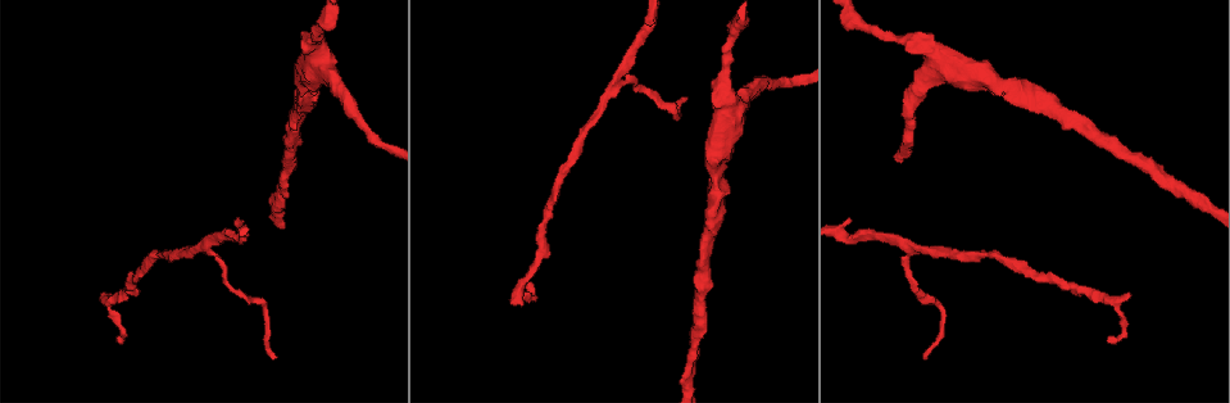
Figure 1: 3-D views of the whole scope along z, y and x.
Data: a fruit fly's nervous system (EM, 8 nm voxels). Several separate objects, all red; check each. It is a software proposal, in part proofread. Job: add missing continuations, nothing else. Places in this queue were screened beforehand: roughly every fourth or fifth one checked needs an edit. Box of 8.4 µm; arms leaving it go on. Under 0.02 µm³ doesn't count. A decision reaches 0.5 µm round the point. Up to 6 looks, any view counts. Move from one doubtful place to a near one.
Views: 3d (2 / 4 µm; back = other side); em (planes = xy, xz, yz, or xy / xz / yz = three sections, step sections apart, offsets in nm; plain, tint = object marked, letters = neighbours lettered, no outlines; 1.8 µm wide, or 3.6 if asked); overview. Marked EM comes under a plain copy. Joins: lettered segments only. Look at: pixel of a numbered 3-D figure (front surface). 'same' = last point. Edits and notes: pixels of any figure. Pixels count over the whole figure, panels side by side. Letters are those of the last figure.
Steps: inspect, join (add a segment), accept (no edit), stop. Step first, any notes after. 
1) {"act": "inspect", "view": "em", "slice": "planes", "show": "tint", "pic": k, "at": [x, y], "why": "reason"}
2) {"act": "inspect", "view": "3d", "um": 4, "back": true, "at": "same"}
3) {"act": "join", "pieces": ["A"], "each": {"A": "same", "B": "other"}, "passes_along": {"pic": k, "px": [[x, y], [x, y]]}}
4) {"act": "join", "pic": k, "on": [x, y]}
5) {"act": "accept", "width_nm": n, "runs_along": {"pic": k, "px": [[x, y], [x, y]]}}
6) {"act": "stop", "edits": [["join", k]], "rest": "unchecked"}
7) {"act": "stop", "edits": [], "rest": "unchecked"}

{"act": "inspect", "view": "em", "slice": "planes", "show": "letters", "pic": 1, "at": [685, 100], "why": "tapers out"}

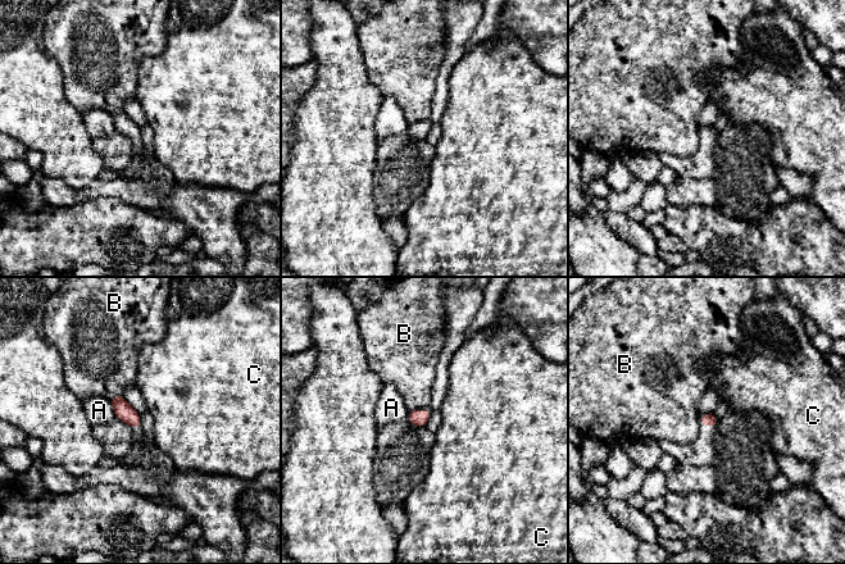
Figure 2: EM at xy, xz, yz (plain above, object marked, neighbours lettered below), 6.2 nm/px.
{"act": "accept", "each": {"A": "other", "B": "other", "C": "other"}, "border": {"pic": 2, "px": [[426, 408], [409, 412]]}, "found": "no lettered segment goes on from it"}

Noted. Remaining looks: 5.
{"act": "inspect", "view": "em", "slice": "xy", "step": 16, "show": "tint", "pic": 1, "at": [1108, 338], "why": "branch stops here"}

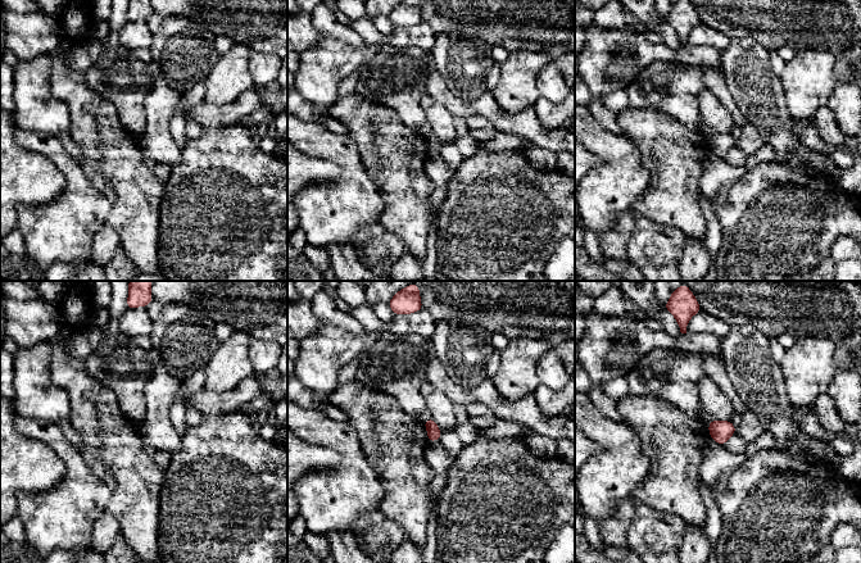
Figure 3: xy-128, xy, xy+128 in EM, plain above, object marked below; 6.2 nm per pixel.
{"act": "inspect", "view": "em", "slice": "yz", "step": 8, "show": "letters", "at": "same"}

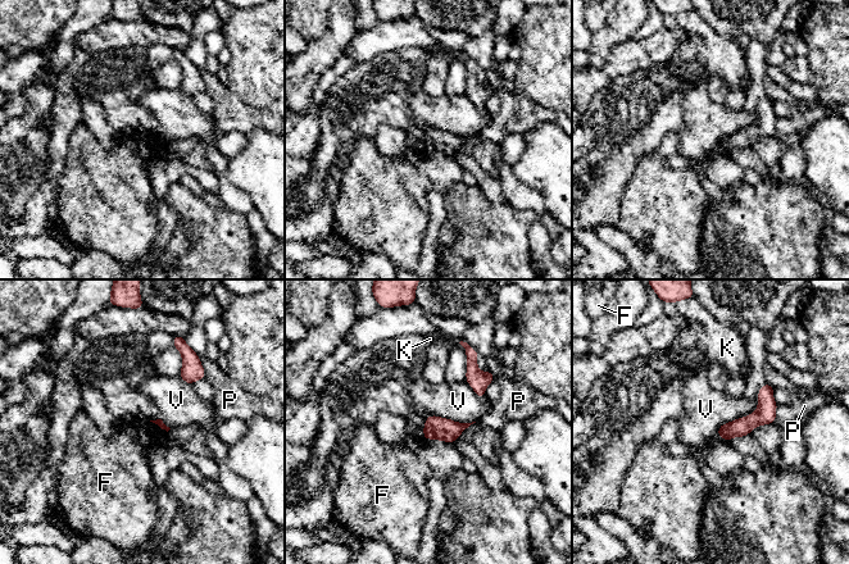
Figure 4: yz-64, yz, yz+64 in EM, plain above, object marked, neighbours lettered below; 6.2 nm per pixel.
{"act": "accept", "longest_contact_nm": ["V", 340], "each": {"F": "other", "K": "other", "P": "other", "V": "other"}, "runs_along": {"pic": 4, "px": [[770, 390], [750, 422], [721, 431]]}, "found": "none of them fits"}

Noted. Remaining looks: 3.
{"act": "inspect", "view": "em", "slice": "xz", "step": 4, "show": "letters", "pic": 1, "at": [236, 217]}

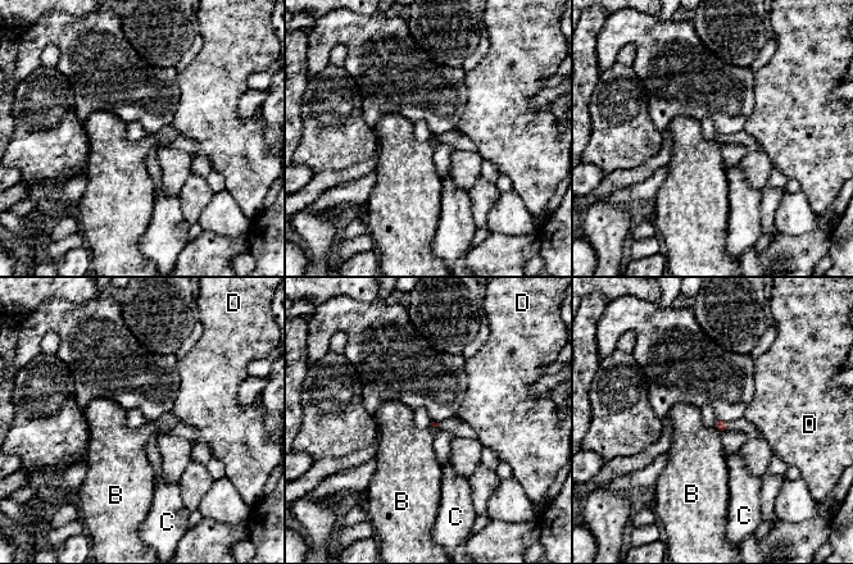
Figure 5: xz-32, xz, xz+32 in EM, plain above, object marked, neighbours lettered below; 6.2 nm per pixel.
{"act": "inspect", "view": "em", "slice": "planes", "show": "letters", "at": "same"}

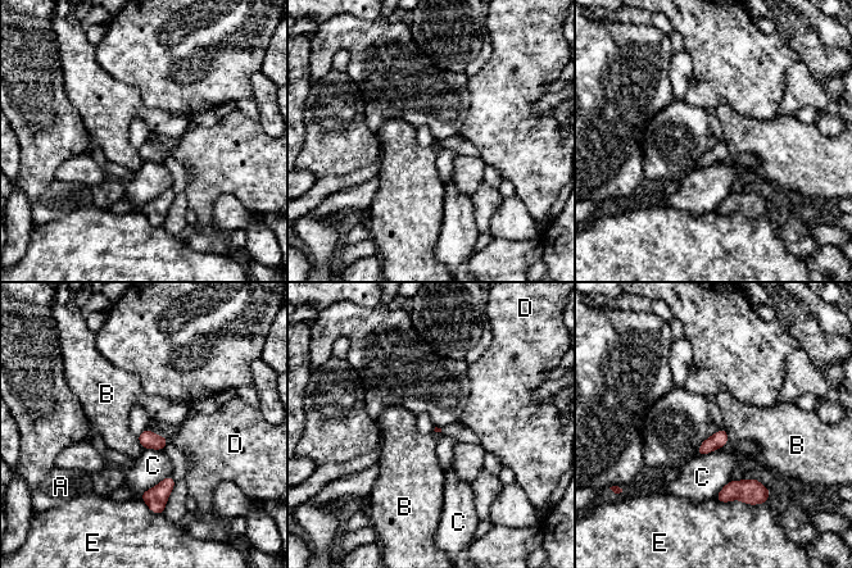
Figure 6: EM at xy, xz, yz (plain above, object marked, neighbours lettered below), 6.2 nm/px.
{"act": "accept", "each": {"A": "other", "B": "other", "C": "other", "D": "other", "E": "other"}, "border": {"pic": 6, "px": [[725, 428], [728, 441], [723, 446]]}, "found": "none of them fits"}

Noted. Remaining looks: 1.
{"act": "stop", "edits": [], "rest": "unchecked"}

